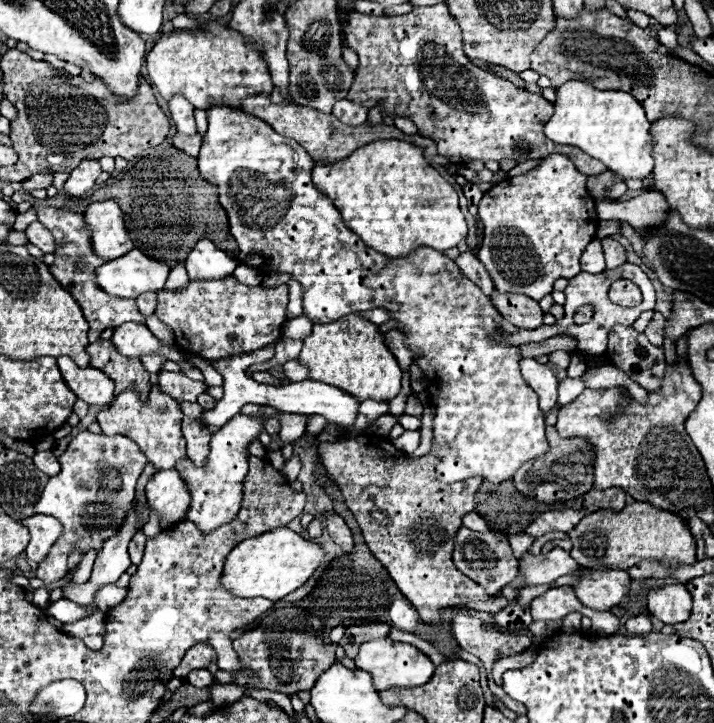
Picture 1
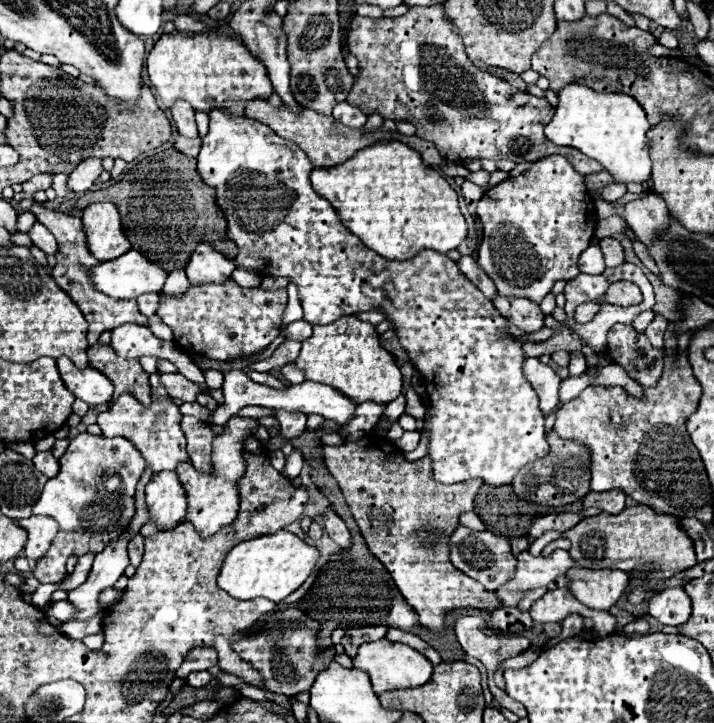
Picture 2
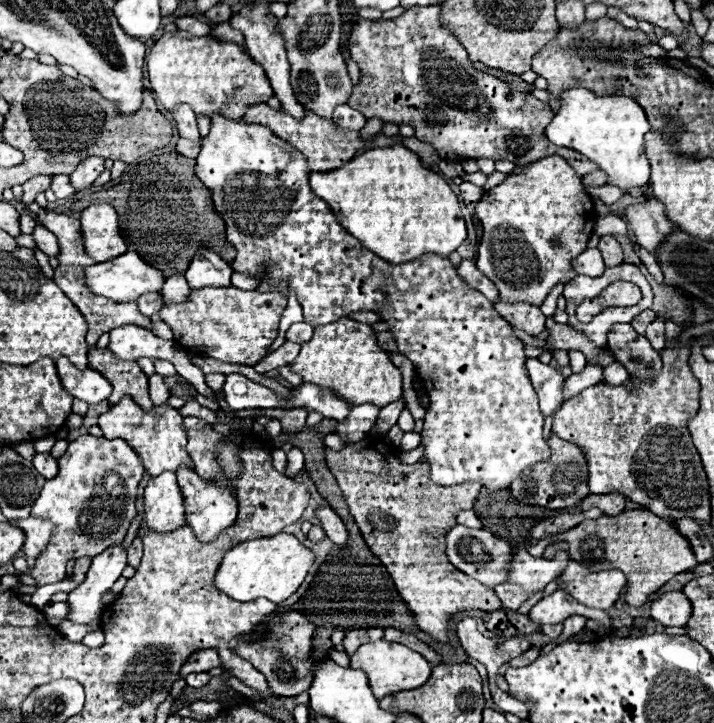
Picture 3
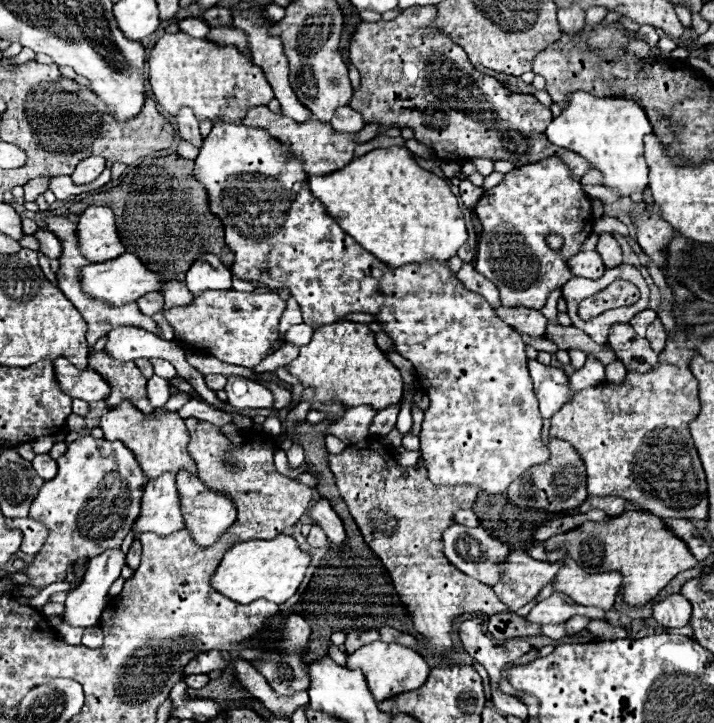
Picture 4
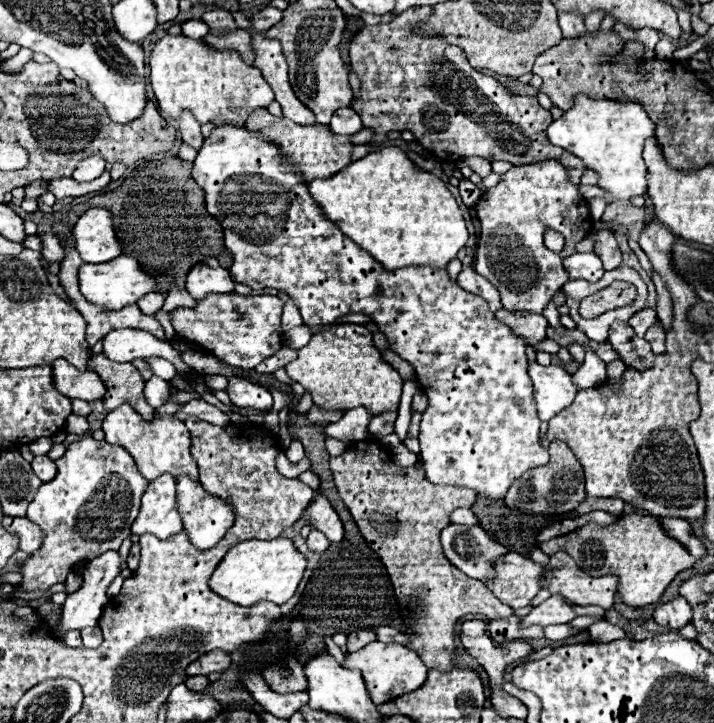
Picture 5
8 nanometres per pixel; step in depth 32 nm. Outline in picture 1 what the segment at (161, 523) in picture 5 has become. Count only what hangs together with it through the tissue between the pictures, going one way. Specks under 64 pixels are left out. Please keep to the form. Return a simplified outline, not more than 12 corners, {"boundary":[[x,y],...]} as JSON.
{"boundary":[[158,470],[146,500],[170,520],[184,520],[192,496],[178,470]]}

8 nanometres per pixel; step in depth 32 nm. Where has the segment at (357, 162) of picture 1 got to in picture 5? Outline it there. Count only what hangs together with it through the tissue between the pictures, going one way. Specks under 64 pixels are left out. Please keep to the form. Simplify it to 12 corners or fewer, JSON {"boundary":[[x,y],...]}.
{"boundary":[[398,146],[310,194],[386,270],[468,240],[438,176]]}

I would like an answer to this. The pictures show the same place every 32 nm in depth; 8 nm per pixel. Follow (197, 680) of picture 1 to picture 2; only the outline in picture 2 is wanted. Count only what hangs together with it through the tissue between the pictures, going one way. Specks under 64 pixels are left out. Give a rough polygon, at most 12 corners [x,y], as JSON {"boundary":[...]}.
{"boundary":[[190,672],[190,686],[202,688],[212,680],[210,672]]}

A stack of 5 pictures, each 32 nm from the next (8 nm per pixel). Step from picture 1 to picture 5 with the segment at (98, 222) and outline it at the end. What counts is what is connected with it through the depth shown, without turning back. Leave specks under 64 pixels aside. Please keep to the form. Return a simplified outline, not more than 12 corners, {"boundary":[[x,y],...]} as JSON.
{"boundary":[[86,210],[74,224],[88,264],[122,254],[110,210]]}

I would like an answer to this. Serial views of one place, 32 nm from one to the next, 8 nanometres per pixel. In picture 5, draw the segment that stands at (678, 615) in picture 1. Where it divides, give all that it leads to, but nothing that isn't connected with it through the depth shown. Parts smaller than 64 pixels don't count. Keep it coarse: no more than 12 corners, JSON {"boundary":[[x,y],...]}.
{"boundary":[[682,596],[654,608],[662,628],[690,624],[692,608]]}

